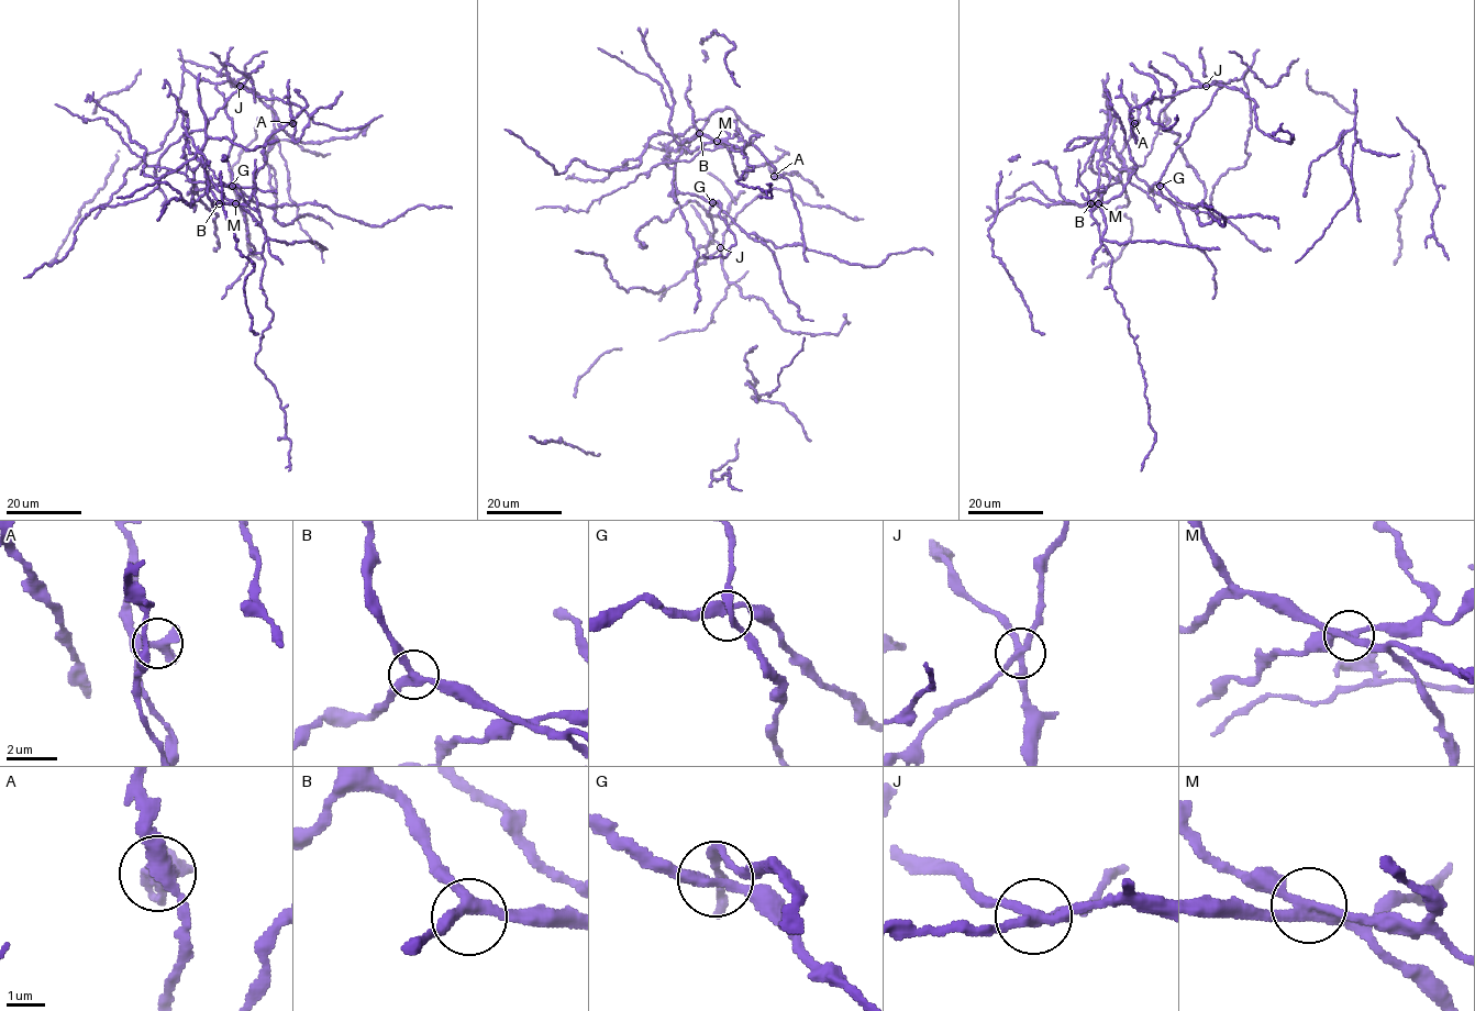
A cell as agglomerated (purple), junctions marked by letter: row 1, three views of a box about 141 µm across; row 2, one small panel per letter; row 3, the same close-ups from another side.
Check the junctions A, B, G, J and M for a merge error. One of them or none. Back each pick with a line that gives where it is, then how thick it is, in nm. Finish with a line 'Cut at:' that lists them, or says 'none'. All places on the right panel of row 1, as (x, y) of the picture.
M: place (1098, 203); calibre 280 nm
Cut at: M

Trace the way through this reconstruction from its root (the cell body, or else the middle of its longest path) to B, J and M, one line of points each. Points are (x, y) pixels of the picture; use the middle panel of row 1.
B: (711, 207), (711, 200), (679, 192), (675, 181), (675, 159), (683, 150), (683, 142), (699, 133)
J: (711, 207), (708, 212), (716, 230), (707, 243), (707, 252), (697, 260), (697, 265), (720, 247)
M: (711, 207), (711, 200), (677, 190), (675, 159), (681, 146), (691, 152), (717, 141)

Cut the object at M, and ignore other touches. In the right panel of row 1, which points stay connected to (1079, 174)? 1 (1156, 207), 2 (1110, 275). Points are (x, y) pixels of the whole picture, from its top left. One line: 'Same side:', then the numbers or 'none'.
Same side: 1, 2

